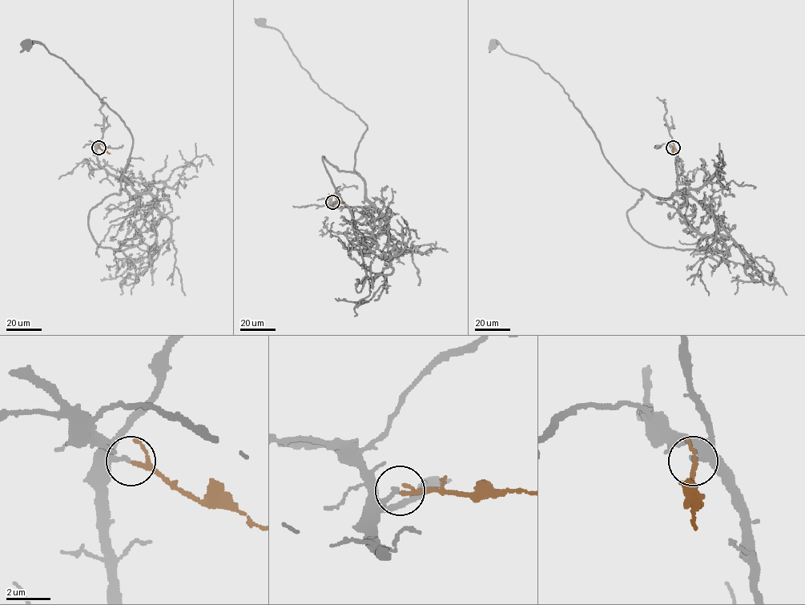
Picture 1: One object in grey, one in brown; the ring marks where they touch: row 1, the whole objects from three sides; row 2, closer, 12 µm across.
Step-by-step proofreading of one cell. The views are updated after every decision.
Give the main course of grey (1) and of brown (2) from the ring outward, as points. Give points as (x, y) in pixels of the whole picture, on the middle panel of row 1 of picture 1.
1: (332, 202), (332, 207), (370, 204), (354, 167), (367, 126), (324, 92), (283, 35), (261, 22)
2: (332, 202), (344, 203)

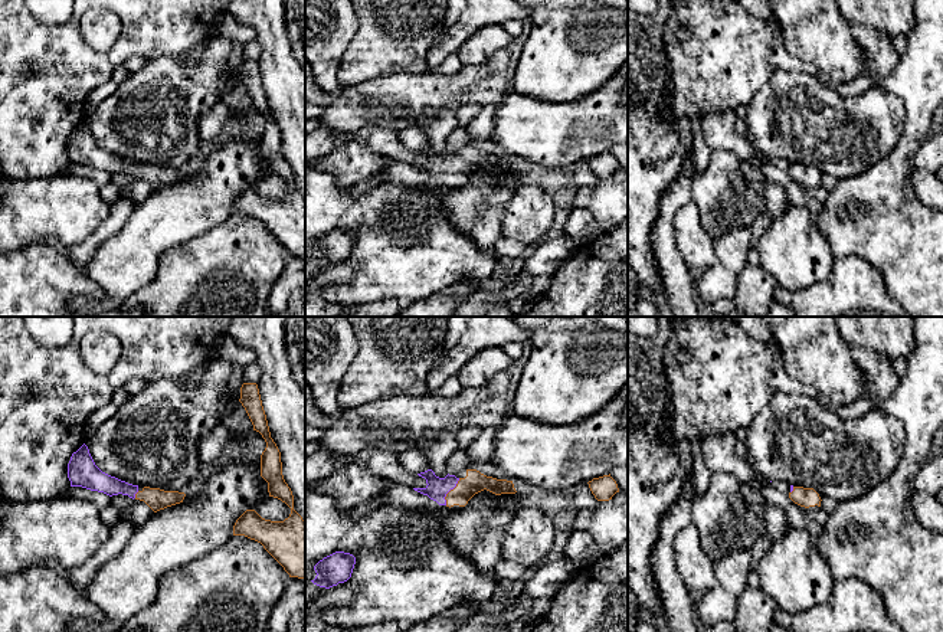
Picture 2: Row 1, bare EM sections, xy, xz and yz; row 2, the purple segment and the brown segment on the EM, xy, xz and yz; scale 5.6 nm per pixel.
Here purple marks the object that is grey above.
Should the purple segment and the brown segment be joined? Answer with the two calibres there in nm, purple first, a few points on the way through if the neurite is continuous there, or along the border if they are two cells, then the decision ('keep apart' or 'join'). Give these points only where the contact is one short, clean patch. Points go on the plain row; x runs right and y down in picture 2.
calibres 120 and 120 nm; way xz (436, 166), (449, 167), (462, 167), (474, 160); join

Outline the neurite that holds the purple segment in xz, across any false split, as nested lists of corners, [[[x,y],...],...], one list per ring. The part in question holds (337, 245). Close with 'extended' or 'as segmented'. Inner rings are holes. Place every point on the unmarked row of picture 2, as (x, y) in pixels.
[[[335,229],[314,243],[317,253],[311,259],[325,266],[344,261],[351,255],[354,242],[356,235],[353,232]]] | as segmented

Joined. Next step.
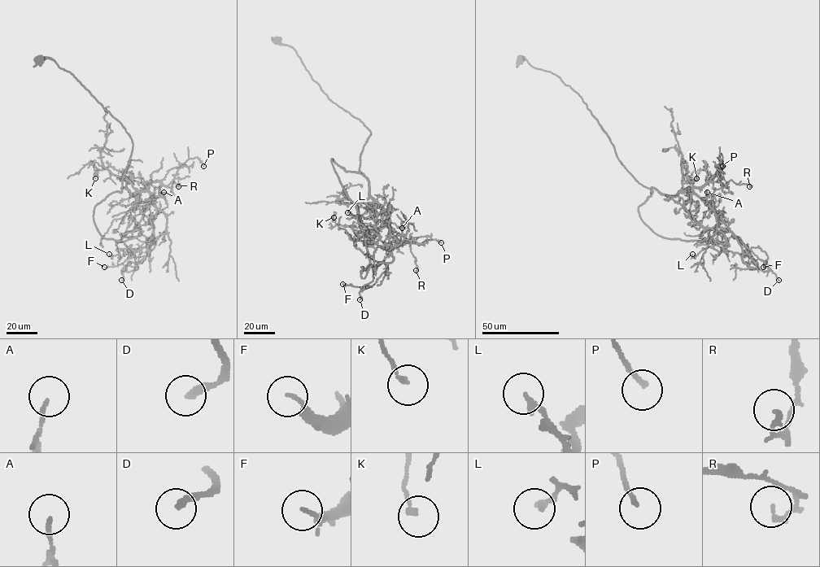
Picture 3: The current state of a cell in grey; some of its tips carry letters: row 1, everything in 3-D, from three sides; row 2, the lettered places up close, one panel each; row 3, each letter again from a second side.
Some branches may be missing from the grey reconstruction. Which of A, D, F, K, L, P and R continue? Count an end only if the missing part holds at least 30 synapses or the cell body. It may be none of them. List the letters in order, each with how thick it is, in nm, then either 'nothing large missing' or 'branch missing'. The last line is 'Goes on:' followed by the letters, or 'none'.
A: 140 nm | nothing large missing
D: 280 nm | branch missing
F: 80 nm | nothing large missing
K: 160 nm | nothing large missing
L: 220 nm | nothing large missing
P: 160 nm | nothing large missing
R: 180 nm | nothing large missing
Goes on: D

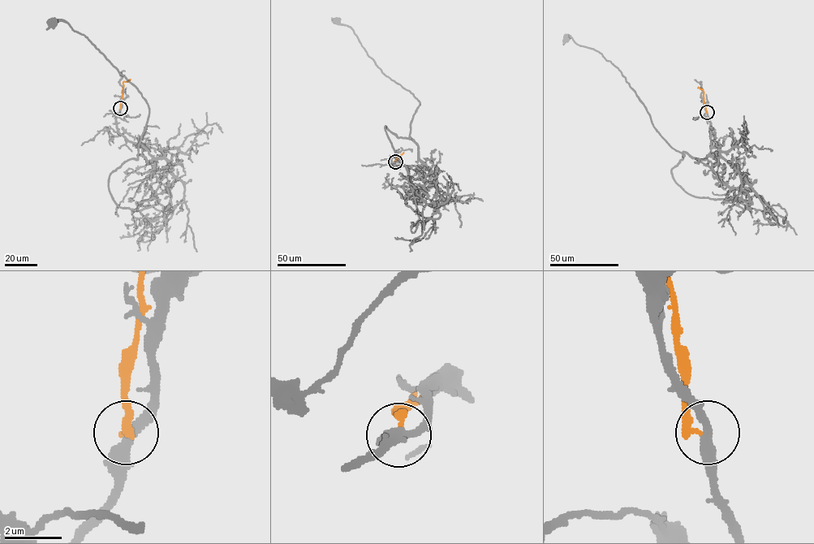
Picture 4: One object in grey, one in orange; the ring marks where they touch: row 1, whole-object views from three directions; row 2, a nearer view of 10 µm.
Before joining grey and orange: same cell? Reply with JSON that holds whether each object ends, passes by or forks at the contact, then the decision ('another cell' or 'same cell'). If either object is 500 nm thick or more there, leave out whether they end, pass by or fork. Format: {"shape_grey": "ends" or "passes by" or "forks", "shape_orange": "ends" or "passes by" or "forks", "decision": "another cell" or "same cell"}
{"shape_grey": "passes by", "shape_orange": "ends", "decision": "another cell"}

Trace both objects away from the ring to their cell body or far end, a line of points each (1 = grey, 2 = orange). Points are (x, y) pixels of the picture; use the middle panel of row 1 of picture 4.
1: (395, 161), (392, 166), (422, 163), (418, 145), (409, 136), (419, 102), (385, 75), (354, 31), (336, 21)
2: (395, 161), (403, 152)

